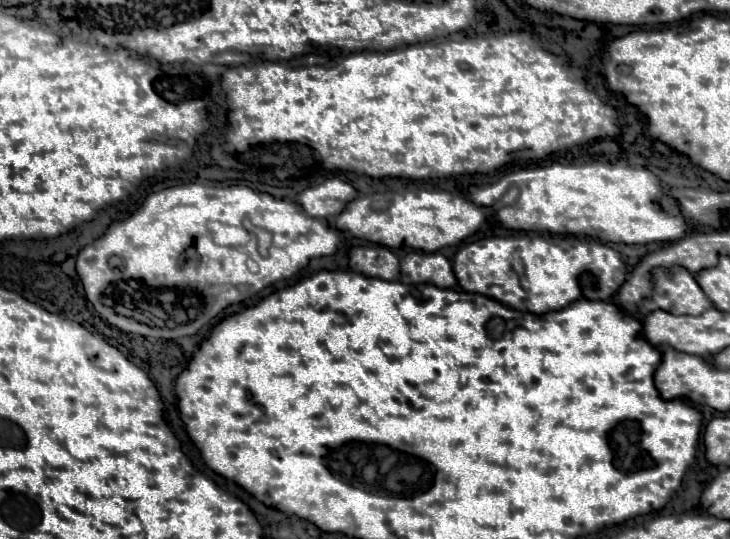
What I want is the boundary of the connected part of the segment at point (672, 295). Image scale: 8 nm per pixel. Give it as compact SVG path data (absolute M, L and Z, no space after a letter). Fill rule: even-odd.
M685 268L653 270L655 288L653 298L643 300L643 306L651 310L665 310L671 314L701 314L711 308L711 300L699 288L695 278Z

